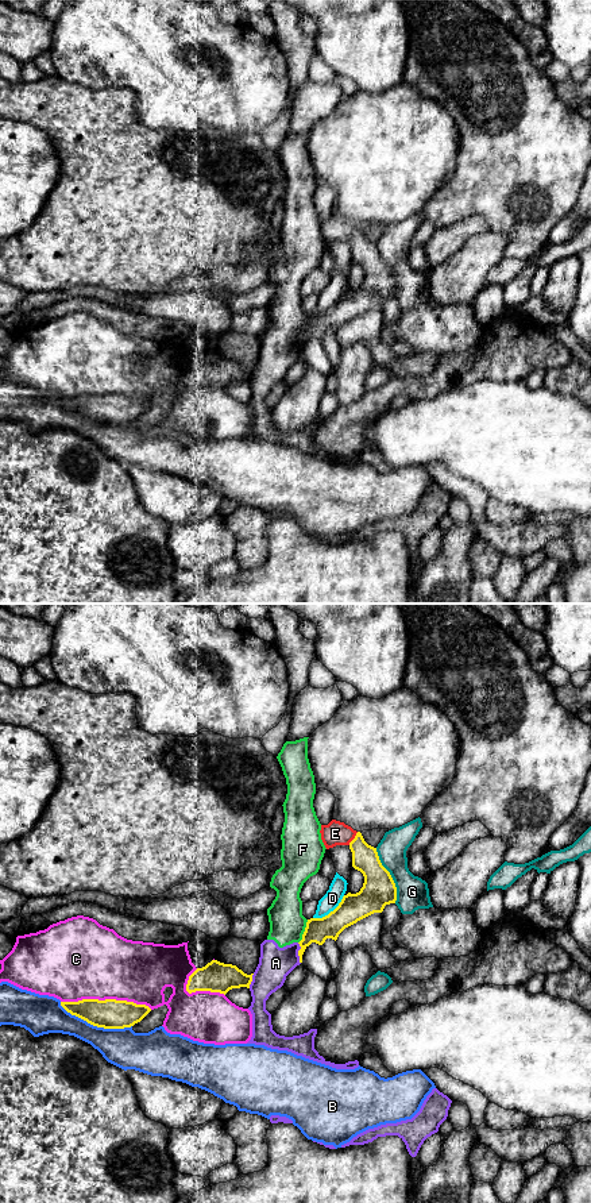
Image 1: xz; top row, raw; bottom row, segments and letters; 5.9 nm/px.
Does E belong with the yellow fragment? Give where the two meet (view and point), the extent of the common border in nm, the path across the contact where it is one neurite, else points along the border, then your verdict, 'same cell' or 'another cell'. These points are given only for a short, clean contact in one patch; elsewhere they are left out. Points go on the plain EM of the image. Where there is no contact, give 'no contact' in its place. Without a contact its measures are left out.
meets yellow in xz at (354, 234); contact 100 nm long; runs through xz (364, 253), (354, 234), (335, 228); same cell

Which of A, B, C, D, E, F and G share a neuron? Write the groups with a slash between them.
A F / B / C / D / E / G

